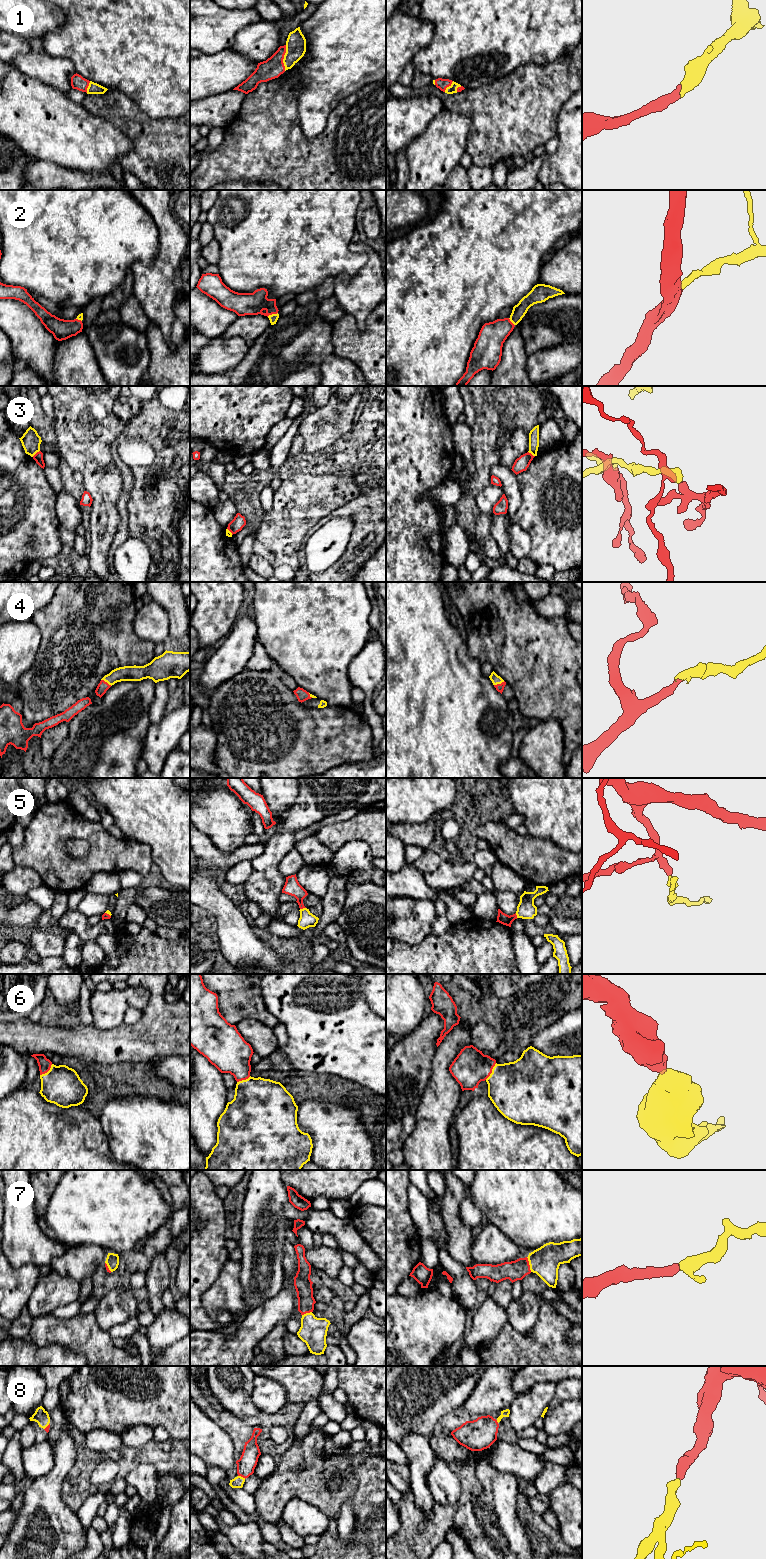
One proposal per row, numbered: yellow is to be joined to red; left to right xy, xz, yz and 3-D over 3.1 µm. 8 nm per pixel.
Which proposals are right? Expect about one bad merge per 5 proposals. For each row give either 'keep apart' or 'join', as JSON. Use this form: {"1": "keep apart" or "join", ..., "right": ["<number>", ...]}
{"1": "join", "2": "join", "3": "keep apart", "4": "join", "5": "join", "6": "join", "7": "join", "8": "join", "right": ["1", "2", "4", "5", "6", "7", "8"]}

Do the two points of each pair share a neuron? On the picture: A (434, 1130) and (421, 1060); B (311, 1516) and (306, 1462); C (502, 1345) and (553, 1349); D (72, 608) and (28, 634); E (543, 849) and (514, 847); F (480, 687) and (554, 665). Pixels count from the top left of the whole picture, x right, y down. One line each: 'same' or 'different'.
A: different
B: different
C: same
D: different
E: same
F: different

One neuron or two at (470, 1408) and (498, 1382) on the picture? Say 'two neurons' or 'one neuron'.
one neuron

